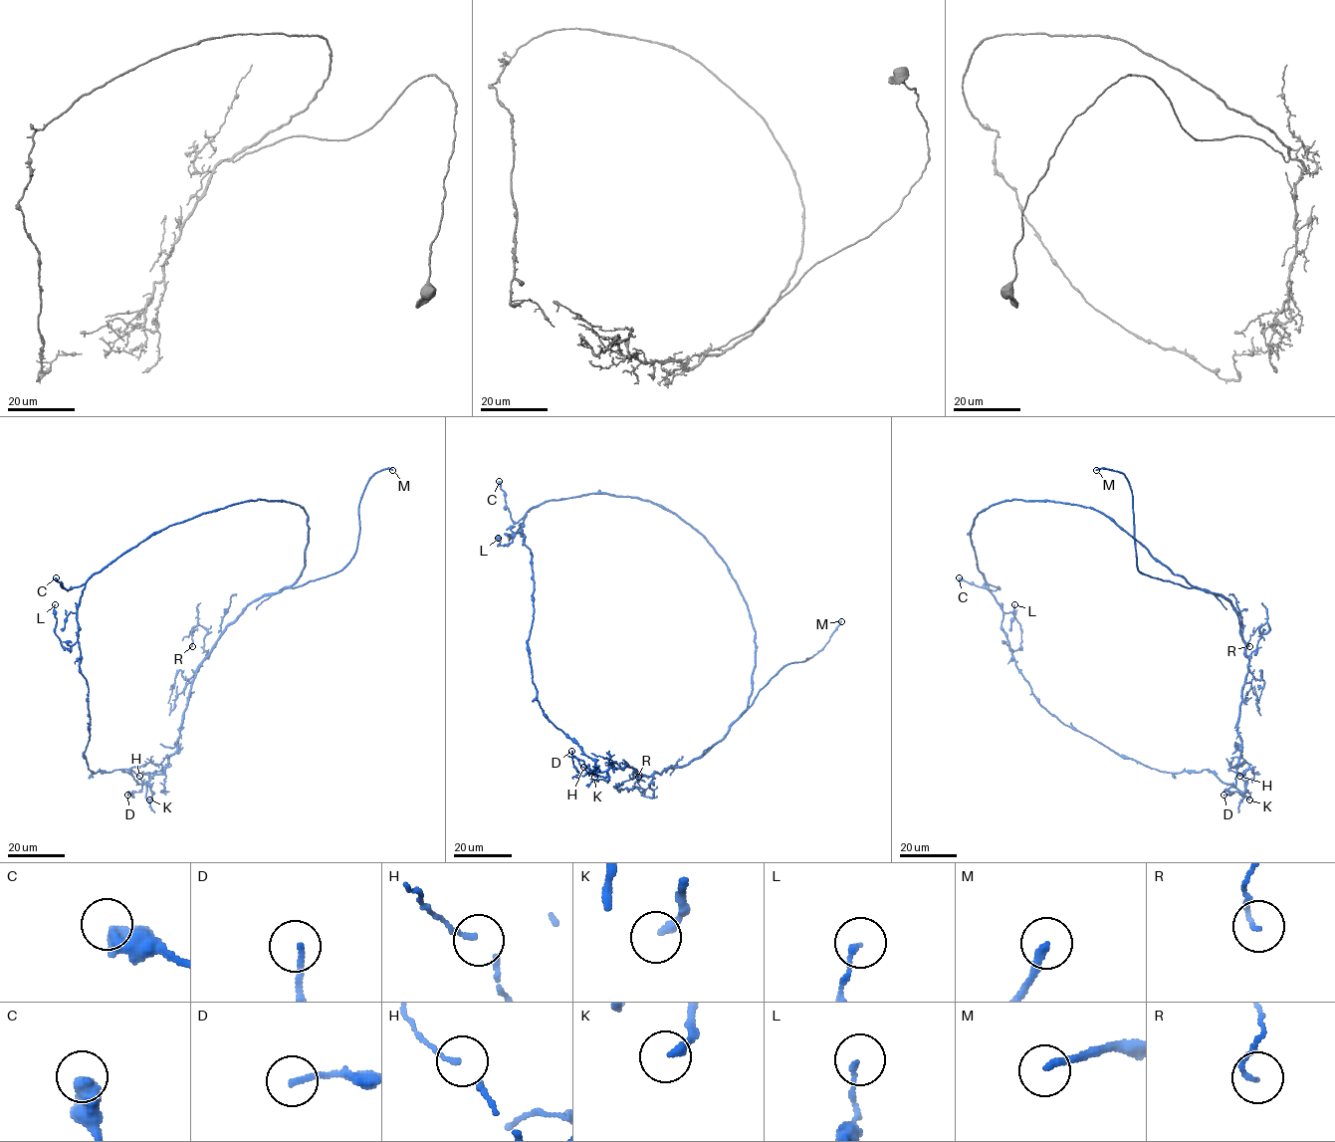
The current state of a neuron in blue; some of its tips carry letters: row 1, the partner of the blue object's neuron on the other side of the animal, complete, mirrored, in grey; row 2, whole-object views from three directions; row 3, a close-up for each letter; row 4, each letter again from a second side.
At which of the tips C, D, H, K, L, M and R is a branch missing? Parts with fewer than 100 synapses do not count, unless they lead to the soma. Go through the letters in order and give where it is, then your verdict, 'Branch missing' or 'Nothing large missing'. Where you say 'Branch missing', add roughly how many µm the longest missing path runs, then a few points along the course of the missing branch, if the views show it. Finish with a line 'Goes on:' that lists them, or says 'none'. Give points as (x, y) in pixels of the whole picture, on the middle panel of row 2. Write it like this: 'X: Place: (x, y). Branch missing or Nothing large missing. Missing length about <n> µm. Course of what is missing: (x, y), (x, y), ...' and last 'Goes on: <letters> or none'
C: Place: (499, 481). Nothing large missing
D: Place: (571, 751). Nothing large missing
H: Place: (583, 767). Nothing large missing
K: Place: (594, 777). Nothing large missing
L: Place: (498, 538). Nothing large missing
M: Place: (841, 621). Branch missing. Missing length about 60 µm. Course of what is missing: (841, 621), (859, 585), (857, 561), (862, 546), (862, 541), (848, 523), (844, 510)
R: Place: (638, 777). Nothing large missing
Goes on: M

